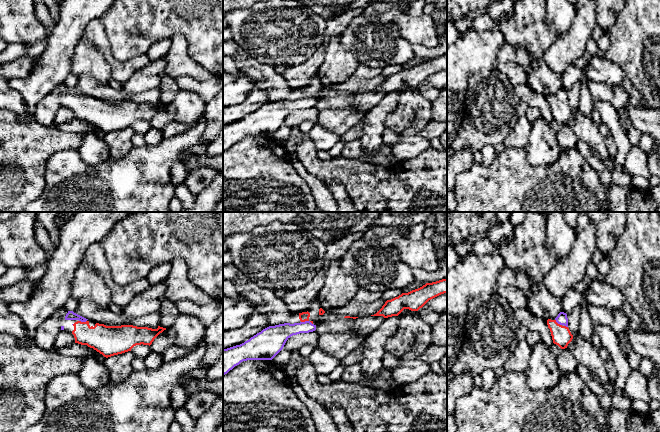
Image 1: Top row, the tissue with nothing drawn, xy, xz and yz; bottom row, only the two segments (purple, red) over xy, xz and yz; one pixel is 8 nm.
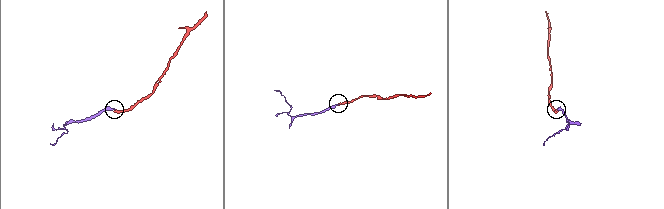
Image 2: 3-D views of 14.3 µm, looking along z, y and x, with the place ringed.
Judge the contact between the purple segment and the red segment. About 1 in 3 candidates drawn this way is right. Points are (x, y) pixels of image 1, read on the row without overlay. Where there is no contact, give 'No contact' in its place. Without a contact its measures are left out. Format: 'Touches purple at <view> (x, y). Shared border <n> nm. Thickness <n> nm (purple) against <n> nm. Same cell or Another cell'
Touches purple at xz (307, 97). Shared border 100 nm. Thickness 160 nm (purple) against 80 nm. Same cell

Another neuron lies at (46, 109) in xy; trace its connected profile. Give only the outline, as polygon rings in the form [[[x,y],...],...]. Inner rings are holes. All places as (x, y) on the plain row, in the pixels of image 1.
[[[63,82],[54,91],[41,99],[36,106],[33,120],[44,126],[52,126],[56,112],[61,107],[61,101],[67,89],[68,86]]]

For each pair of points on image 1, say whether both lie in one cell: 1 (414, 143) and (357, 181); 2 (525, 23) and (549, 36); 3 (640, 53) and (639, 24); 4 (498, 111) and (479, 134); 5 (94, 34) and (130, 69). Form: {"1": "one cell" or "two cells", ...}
{"1": "two cells", "2": "one cell", "3": "one cell", "4": "one cell", "5": "one cell"}

